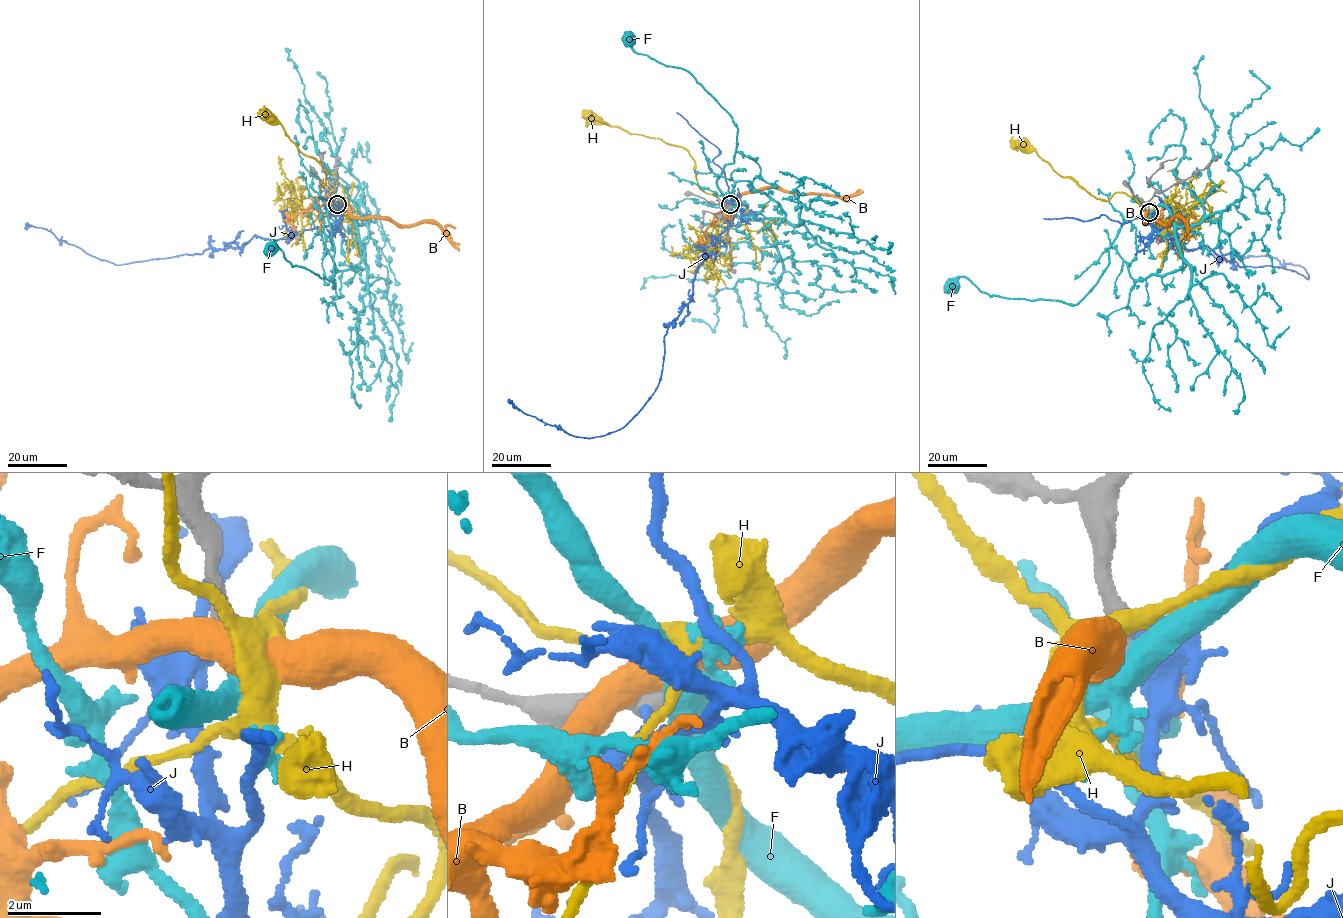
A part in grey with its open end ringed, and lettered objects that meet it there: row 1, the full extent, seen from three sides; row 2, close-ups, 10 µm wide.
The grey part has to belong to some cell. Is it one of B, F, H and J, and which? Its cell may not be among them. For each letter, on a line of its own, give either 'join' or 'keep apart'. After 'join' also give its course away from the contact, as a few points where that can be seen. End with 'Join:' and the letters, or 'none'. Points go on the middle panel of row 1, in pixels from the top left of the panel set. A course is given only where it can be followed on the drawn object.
B: keep apart
F: keep apart
H: keep apart
J: keep apart
Join: none

